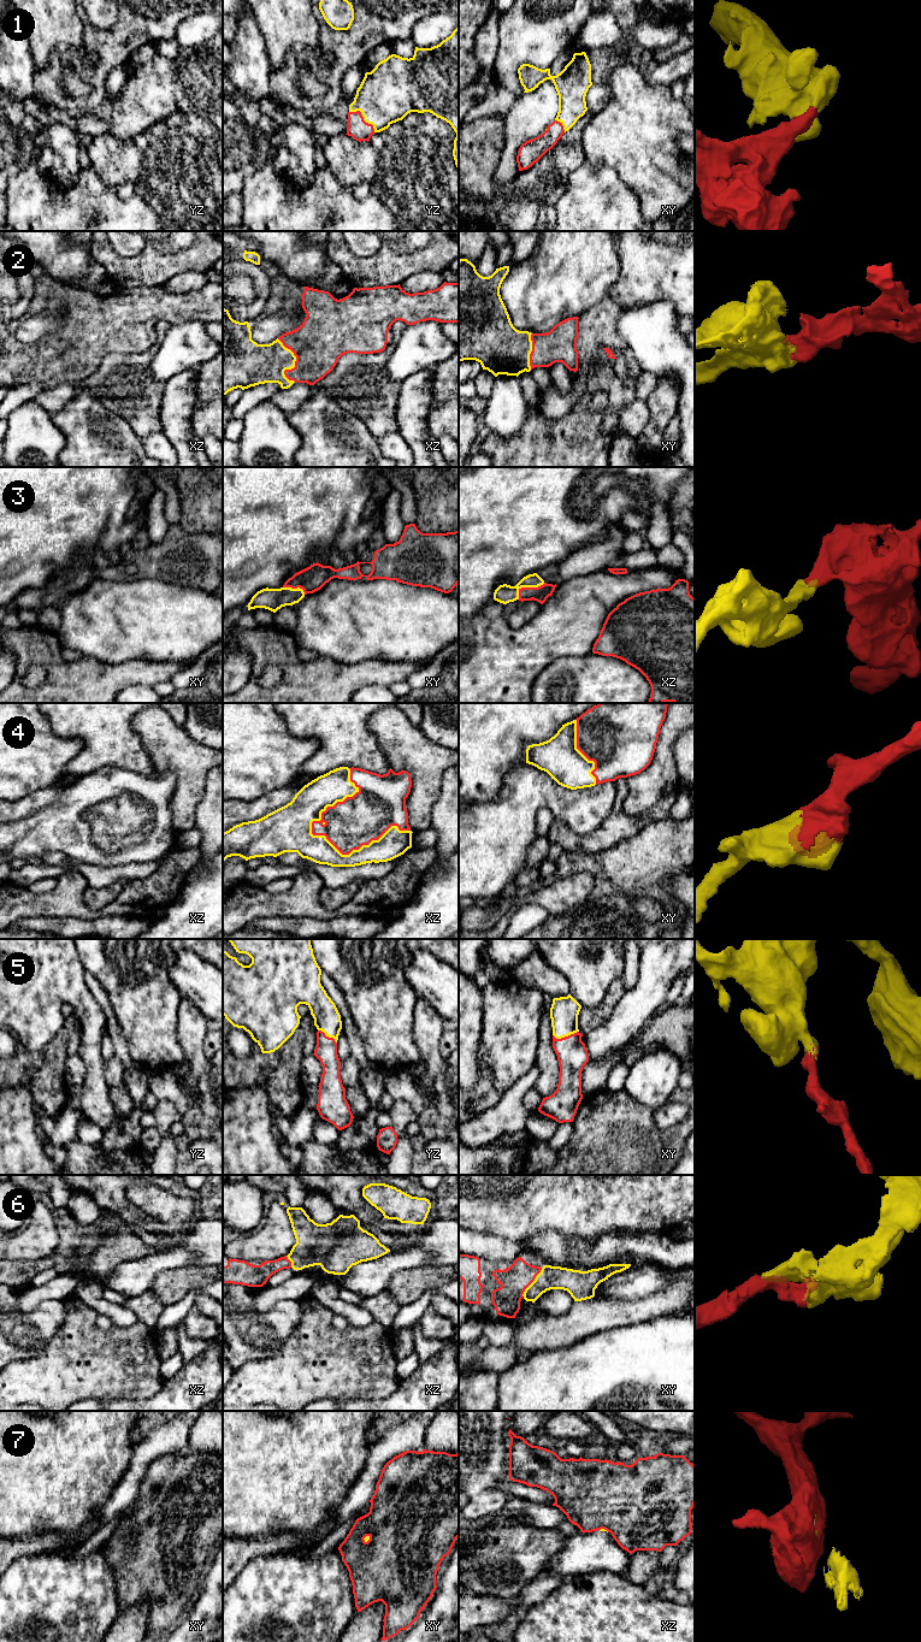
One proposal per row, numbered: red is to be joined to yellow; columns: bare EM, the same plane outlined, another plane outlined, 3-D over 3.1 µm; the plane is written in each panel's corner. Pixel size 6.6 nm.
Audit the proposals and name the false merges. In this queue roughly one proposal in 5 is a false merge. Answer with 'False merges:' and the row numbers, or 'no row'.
False merges: 7

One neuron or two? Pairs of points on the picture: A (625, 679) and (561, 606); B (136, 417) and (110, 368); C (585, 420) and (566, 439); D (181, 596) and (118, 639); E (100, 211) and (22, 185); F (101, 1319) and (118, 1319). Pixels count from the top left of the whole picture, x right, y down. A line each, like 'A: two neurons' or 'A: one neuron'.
A: two neurons
B: one neuron
C: one neuron
D: one neuron
E: one neuron
F: two neurons

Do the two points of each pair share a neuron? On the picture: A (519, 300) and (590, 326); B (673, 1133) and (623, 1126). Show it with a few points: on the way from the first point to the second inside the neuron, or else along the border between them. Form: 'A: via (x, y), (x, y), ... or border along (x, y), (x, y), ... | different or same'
A: border along (601, 300), (578, 317) | different
B: via (661, 1133), (635, 1133) | same

